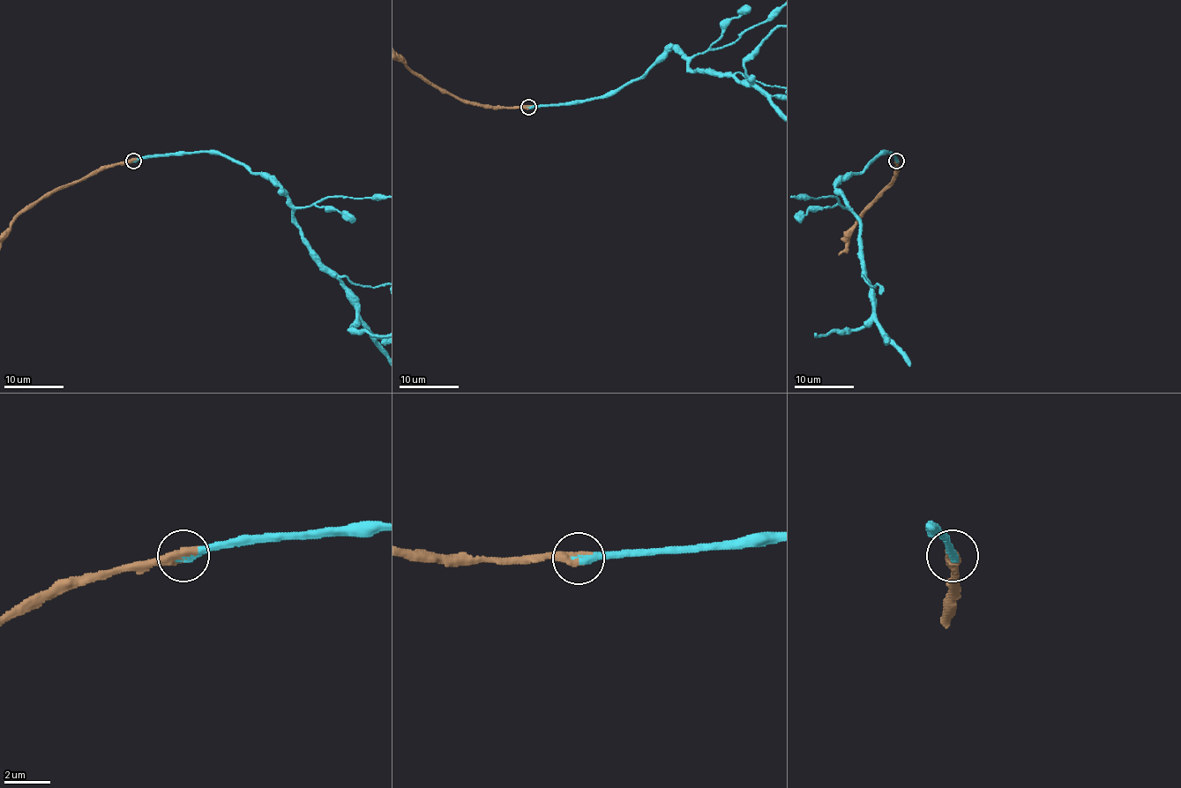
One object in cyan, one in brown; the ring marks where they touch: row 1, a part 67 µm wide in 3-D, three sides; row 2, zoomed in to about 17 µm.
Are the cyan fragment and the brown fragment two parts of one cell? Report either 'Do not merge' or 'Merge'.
Merge

